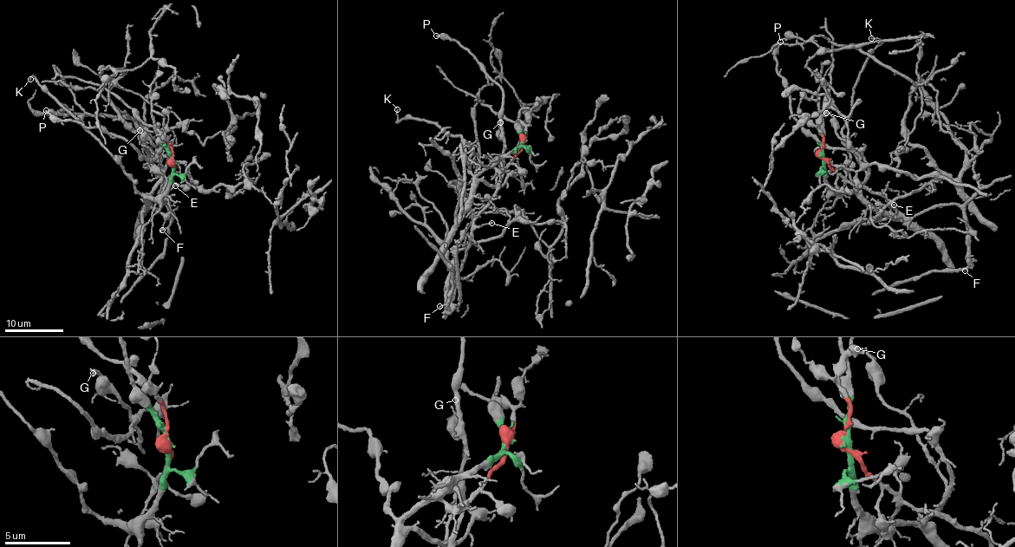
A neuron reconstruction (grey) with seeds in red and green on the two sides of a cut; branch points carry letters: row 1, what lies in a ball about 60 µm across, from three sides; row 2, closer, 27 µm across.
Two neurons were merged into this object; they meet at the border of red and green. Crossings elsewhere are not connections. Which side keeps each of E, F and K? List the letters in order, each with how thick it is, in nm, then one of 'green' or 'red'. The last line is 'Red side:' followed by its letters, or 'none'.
E: 140 nm | red
F: 130 nm | red
K: 130 nm | green
Red side: E, F

